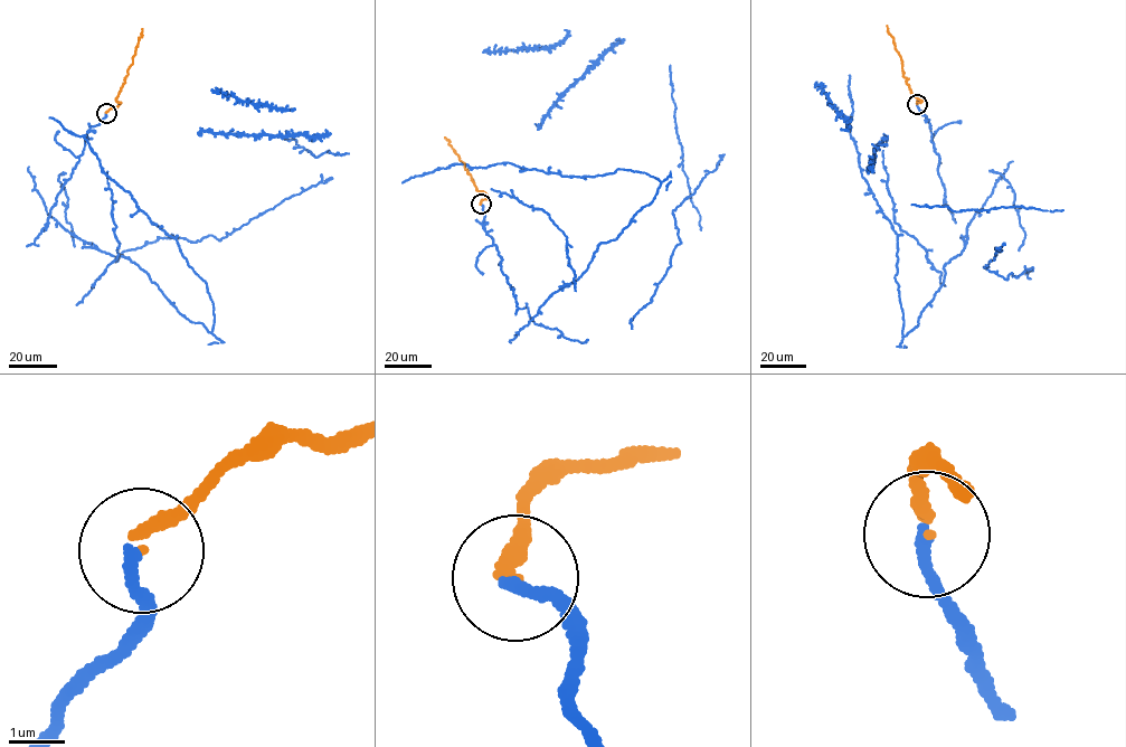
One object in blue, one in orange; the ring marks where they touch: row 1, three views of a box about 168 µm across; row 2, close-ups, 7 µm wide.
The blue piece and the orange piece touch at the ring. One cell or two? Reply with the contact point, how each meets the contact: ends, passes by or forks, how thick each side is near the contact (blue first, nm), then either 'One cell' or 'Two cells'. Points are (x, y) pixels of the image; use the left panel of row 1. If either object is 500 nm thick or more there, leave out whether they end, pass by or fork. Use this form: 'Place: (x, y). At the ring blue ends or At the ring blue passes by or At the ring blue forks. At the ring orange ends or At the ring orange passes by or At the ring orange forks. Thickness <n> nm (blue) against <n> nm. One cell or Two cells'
Place: (106, 113). At the ring blue ends. At the ring orange ends. Thickness 220 nm (blue) against 240 nm. One cell

